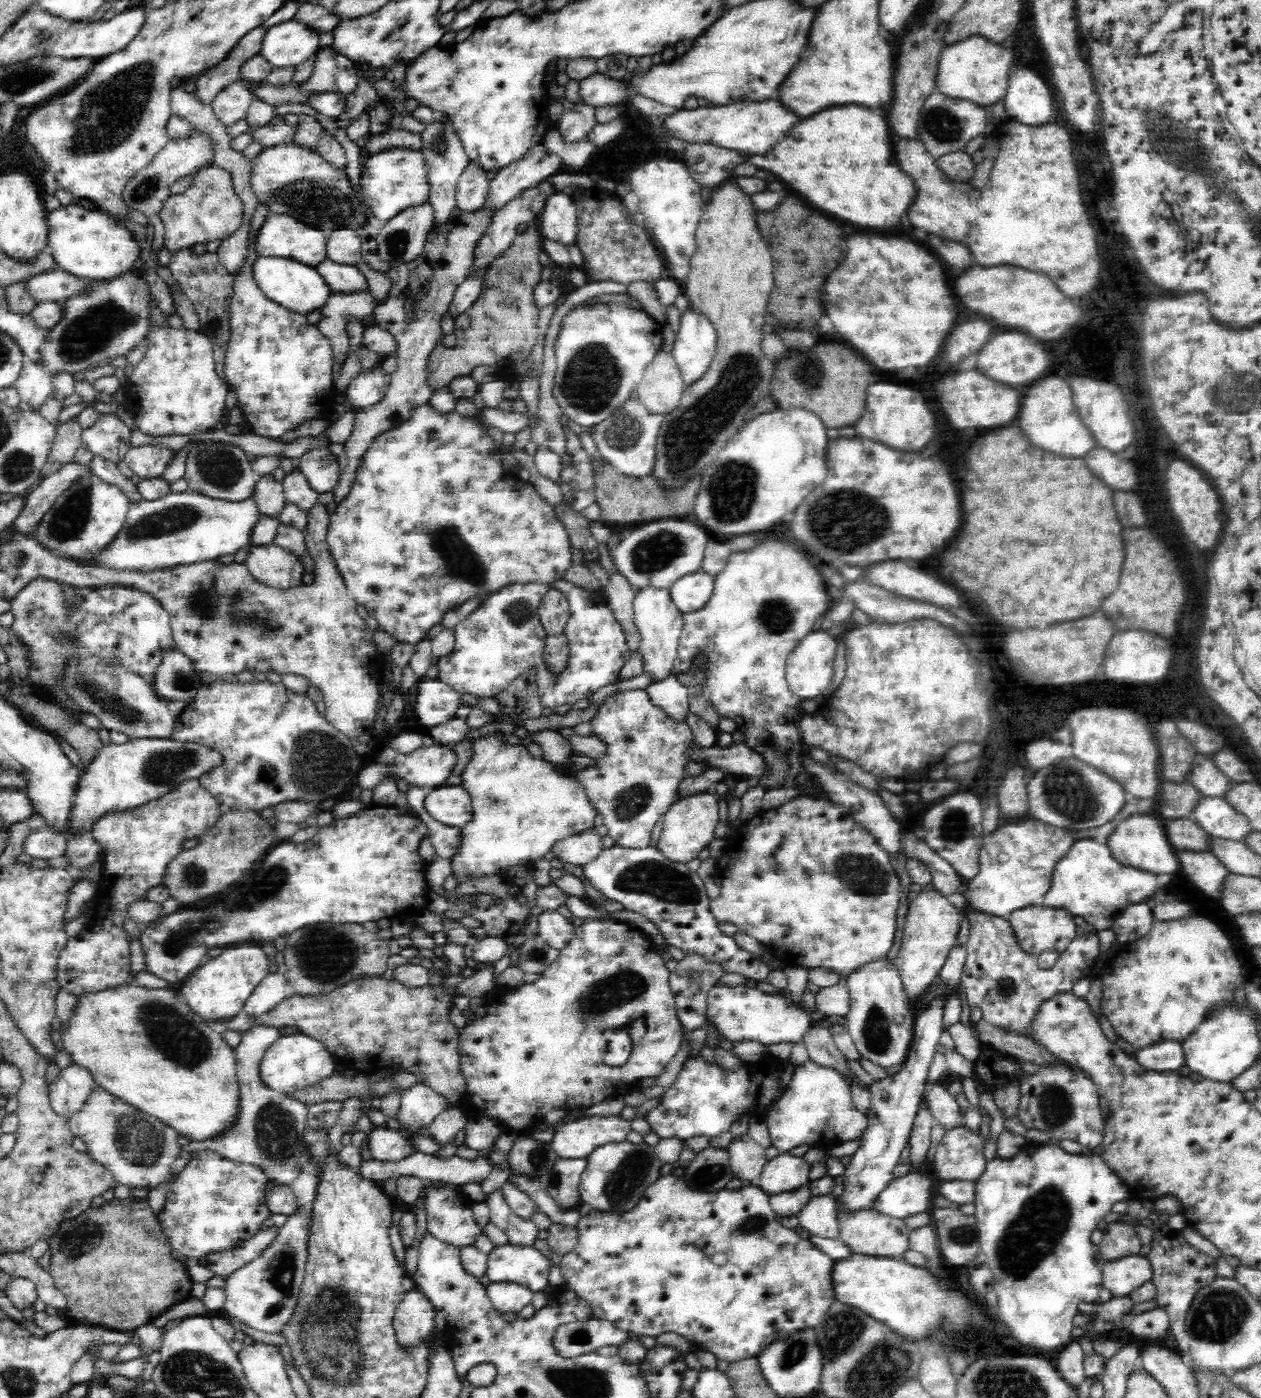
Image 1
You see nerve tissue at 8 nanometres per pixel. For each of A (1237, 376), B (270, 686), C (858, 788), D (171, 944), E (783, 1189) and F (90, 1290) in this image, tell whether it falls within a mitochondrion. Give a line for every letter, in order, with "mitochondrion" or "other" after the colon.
A: mitochondrion
B: other
C: other
D: mitochondrion
E: other
F: other

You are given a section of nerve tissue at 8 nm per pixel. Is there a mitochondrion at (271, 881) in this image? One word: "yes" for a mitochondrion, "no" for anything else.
yes

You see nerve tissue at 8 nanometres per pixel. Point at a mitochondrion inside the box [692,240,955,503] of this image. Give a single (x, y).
(811, 380)

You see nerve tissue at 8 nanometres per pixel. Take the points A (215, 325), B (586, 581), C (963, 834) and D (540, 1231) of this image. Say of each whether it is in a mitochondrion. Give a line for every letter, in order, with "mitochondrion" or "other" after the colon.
A: mitochondrion
B: other
C: mitochondrion
D: other

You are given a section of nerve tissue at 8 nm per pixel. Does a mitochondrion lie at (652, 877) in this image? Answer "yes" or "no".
yes

